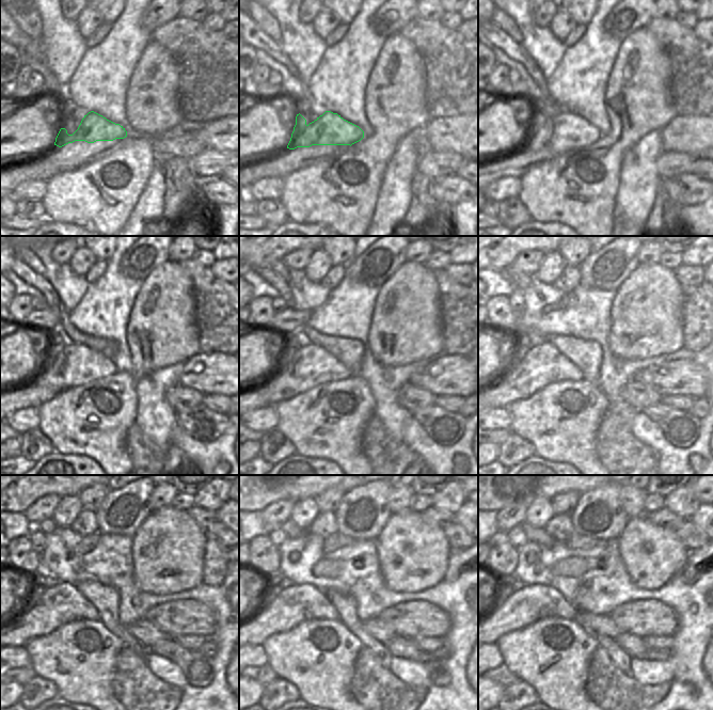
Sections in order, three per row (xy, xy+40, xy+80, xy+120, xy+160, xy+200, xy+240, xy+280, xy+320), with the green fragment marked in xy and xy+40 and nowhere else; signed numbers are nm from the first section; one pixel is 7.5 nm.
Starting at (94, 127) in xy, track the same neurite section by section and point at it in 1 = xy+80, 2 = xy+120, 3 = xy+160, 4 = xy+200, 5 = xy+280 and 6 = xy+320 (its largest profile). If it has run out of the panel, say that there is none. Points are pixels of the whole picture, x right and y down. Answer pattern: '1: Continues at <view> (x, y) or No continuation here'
1: Continues at xy+80 (566, 131)
2: Continues at xy+120 (66, 365)
3: Continues at xy+160 (301, 365)
4: Continues at xy+200 (536, 364)
5: Continues at xy+280 (283, 605)
6: Continues at xy+320 (522, 605)

